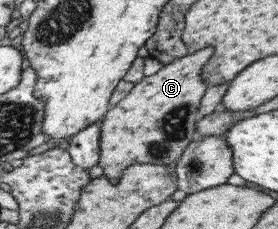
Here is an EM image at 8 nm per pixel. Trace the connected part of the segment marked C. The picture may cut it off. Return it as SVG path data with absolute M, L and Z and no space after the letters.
M205 47L205 49L198 49L197 51L190 51L185 54L183 57L178 57L173 59L171 63L167 65L162 65L161 69L149 77L143 77L141 81L138 81L133 85L129 94L122 98L119 102L113 105L111 110L107 110L104 116L102 117L102 122L100 123L100 136L99 136L99 151L98 151L98 165L101 167L102 174L111 182L116 183L122 174L122 171L133 164L138 163L152 163L153 165L165 165L175 161L183 153L183 150L186 148L186 145L195 138L195 129L194 123L195 119L198 117L198 105L200 104L201 96L206 90L206 83L204 79L199 77L199 72L203 68L203 64L211 57L211 47Z

